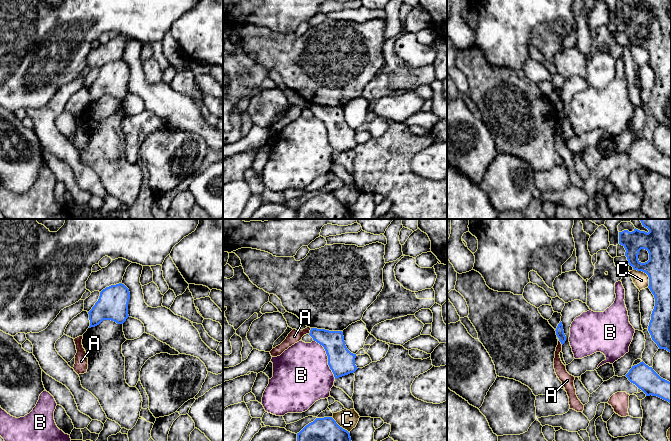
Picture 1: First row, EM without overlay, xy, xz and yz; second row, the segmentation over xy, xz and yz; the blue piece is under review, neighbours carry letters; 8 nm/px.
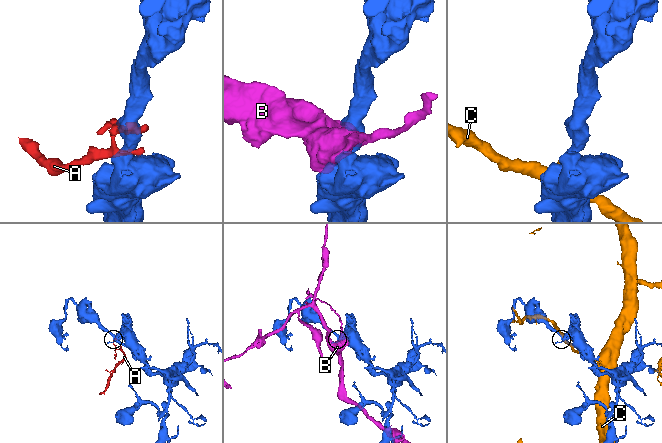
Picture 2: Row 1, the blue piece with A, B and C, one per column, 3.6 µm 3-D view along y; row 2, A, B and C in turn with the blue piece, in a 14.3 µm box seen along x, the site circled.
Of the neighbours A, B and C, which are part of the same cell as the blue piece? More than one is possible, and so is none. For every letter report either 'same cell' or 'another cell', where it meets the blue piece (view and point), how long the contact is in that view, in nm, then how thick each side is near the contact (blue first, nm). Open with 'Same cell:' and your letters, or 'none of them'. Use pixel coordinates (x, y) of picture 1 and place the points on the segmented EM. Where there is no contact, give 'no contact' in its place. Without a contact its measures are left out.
Same cell: none of them
A: another cell | yz (559, 340) | 80 nm | 70/100 nm
B: another cell | xz (328, 358) | 360 nm | 220/460 nm
C: another cell | yz (646, 273) | 180 nm | 380/130 nm

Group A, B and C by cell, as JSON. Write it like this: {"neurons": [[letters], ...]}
{"neurons": [["A"], ["B"], ["C"]]}

